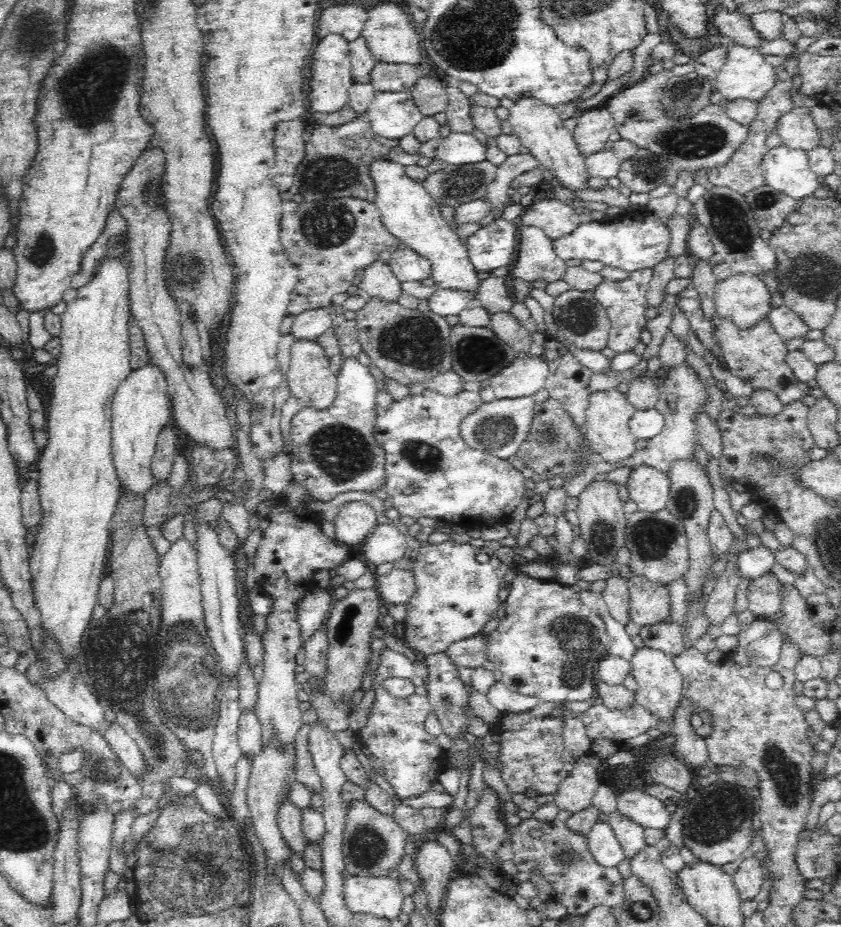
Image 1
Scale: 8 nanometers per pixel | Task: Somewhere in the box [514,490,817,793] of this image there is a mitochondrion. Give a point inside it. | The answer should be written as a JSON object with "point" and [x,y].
{"point":[578,639]}

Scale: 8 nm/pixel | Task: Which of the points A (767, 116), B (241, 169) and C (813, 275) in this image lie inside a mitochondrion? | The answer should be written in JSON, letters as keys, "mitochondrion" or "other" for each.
{"A":"other","B":"other","C":"mitochondrion"}

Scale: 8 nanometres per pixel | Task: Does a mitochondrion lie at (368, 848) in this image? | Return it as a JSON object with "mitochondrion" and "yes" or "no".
{"mitochondrion":"yes"}

